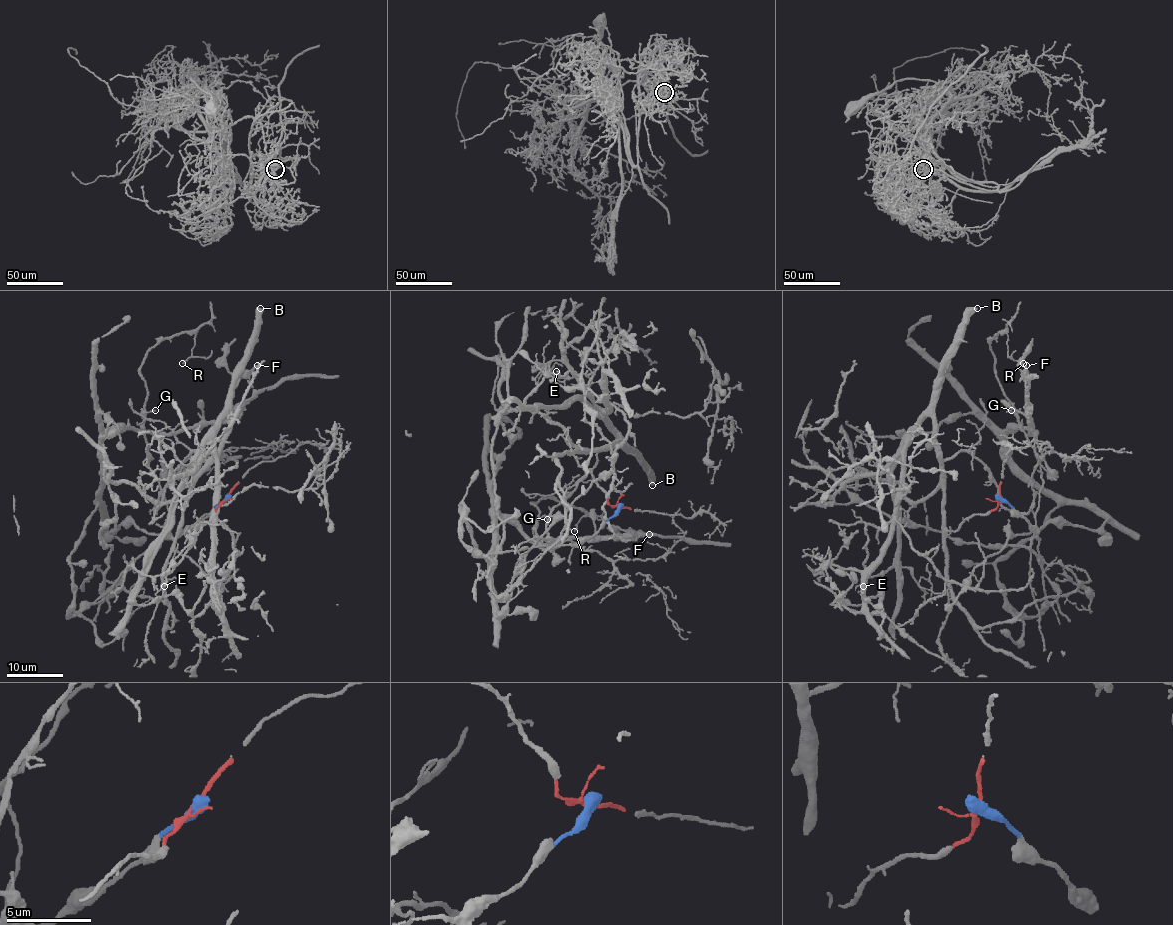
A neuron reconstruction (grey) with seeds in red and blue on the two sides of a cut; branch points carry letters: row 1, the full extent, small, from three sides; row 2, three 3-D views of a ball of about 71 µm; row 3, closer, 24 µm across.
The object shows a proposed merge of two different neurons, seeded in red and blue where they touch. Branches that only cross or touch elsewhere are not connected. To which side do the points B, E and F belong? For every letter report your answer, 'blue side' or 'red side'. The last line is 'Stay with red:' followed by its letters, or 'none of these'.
B: red side
E: red side
F: blue side
Stay with red: B, E

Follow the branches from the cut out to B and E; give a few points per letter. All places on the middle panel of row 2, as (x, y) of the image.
B: (618, 508), (611, 506), (606, 492), (579, 464), (574, 452), (604, 450), (621, 442), (647, 468), (652, 485)
E: (618, 508), (611, 506), (573, 454), (620, 442), (607, 424), (607, 406), (590, 389), (593, 373), (556, 370)

